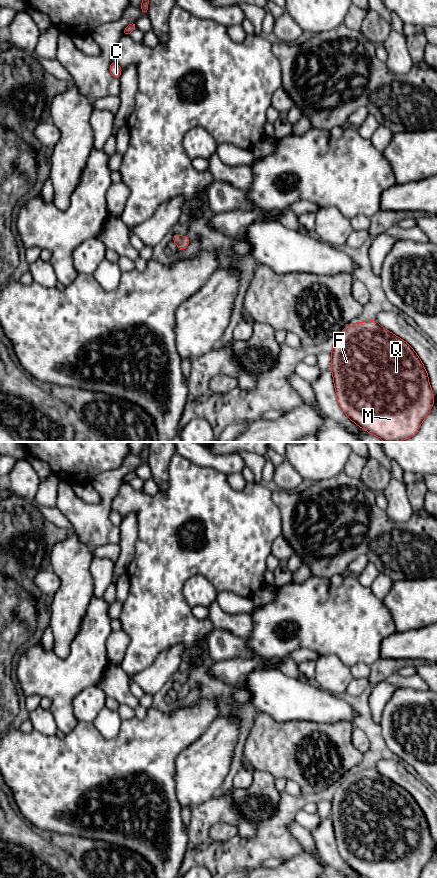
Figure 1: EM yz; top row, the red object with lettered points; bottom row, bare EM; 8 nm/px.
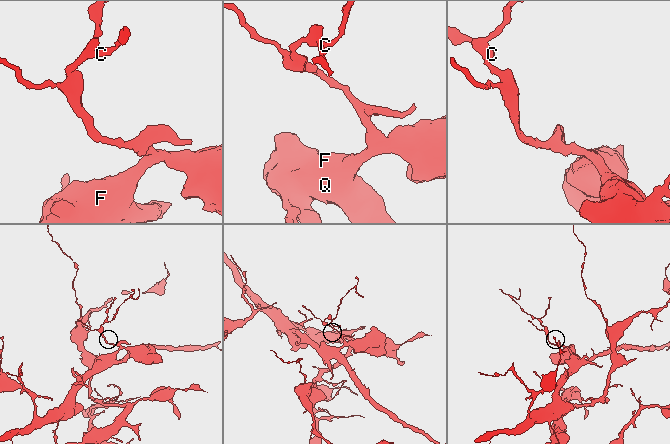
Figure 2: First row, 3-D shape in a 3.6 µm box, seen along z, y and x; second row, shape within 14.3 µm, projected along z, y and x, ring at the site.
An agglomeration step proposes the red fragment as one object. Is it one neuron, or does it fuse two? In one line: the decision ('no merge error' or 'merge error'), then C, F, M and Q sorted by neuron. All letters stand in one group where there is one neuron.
no merge error; C F M Q

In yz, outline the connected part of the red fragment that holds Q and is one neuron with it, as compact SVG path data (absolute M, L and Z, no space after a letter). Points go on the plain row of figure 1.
M376 768L361 771L356 770L347 773L341 779L340 785L331 791L333 793L331 800L331 818L337 850L350 868L365 878L419 878L421 871L432 857L434 852L434 842L430 835L428 821L424 816L424 812L408 791L384 777Z

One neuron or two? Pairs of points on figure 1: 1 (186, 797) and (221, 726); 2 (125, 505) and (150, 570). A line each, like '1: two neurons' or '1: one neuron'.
1: one neuron
2: one neuron

